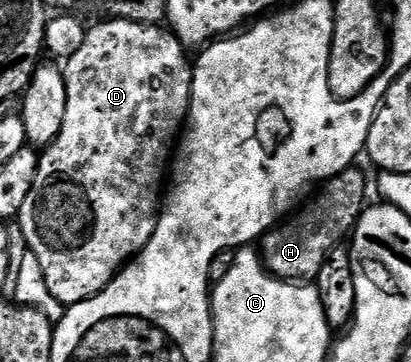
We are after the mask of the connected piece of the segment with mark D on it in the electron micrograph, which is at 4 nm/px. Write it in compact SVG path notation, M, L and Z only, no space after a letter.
M105 19L102 22L102 25L97 25L94 29L92 26L86 32L83 47L79 47L79 51L75 51L75 55L71 55L69 60L64 62L67 112L63 114L63 127L57 138L40 154L35 183L31 187L31 195L27 195L27 203L23 203L23 211L19 218L21 233L29 244L26 245L28 252L33 253L35 259L39 259L39 267L43 267L45 292L52 300L54 297L61 307L78 305L102 293L112 283L114 277L143 251L143 247L147 247L147 243L155 235L159 210L163 205L163 190L166 188L167 174L171 169L171 158L179 141L179 134L186 124L189 100L193 94L193 65L185 58L187 56L185 46L172 31L157 25L141 25L137 21Z

